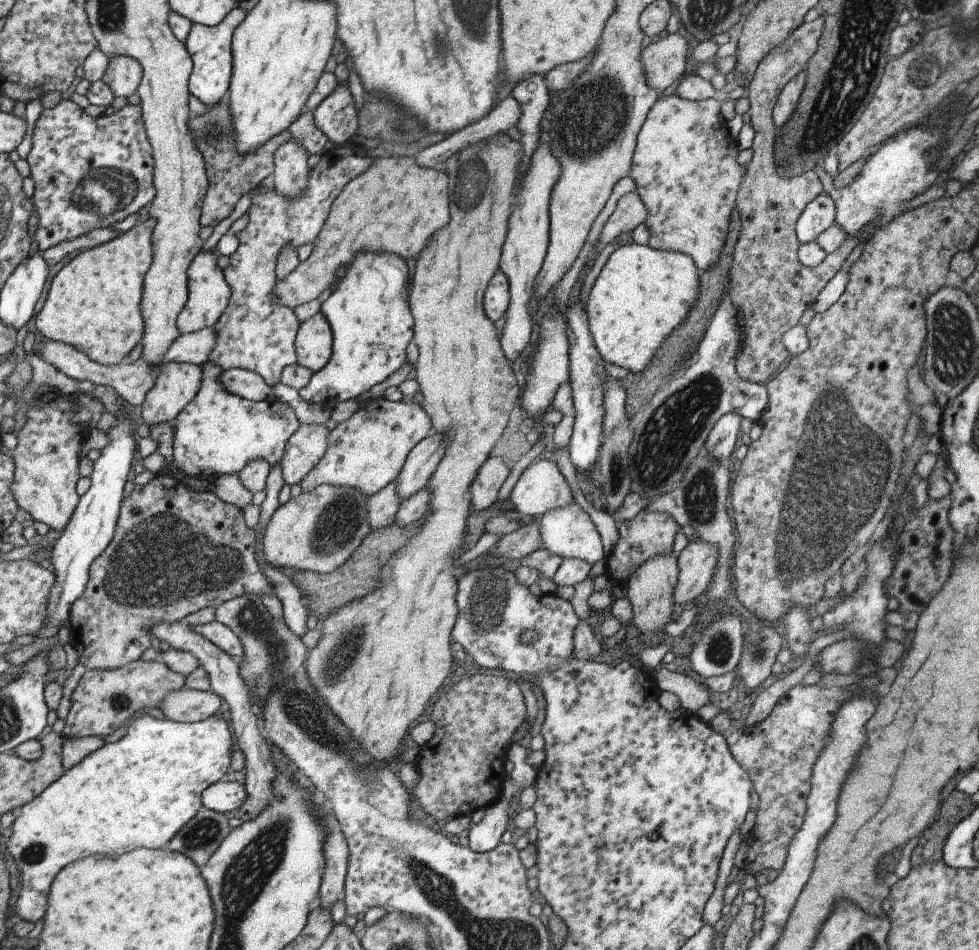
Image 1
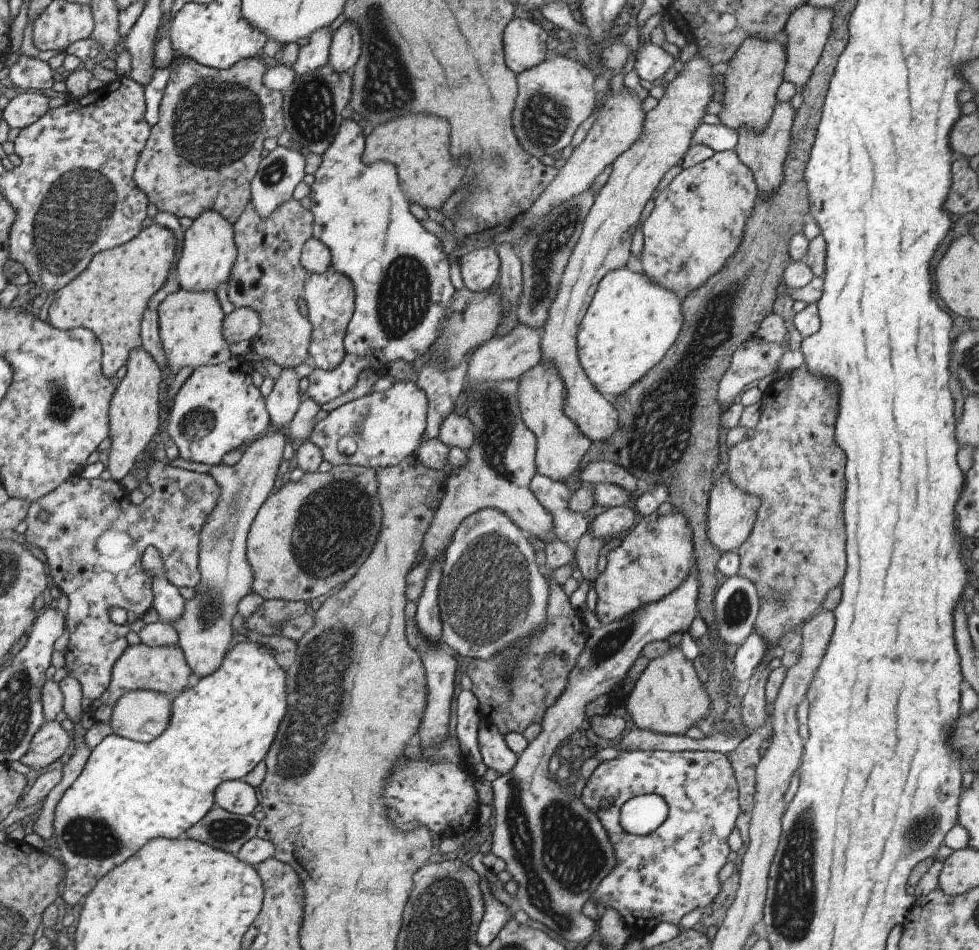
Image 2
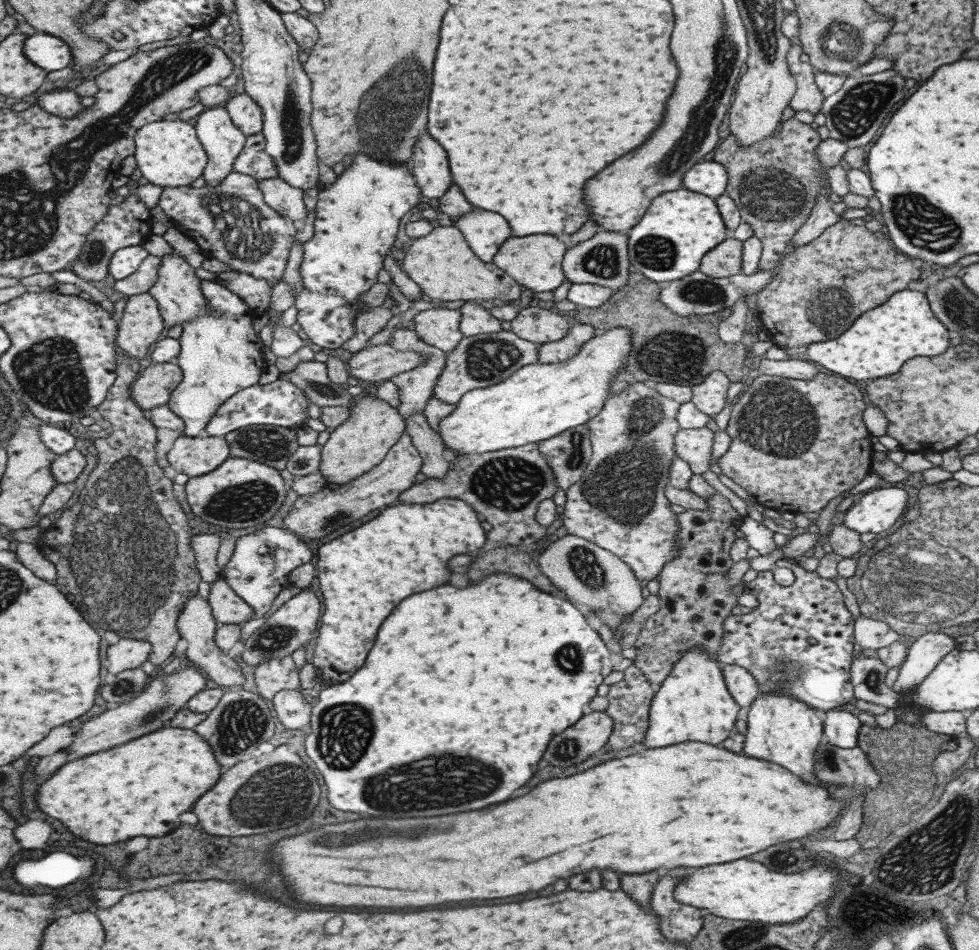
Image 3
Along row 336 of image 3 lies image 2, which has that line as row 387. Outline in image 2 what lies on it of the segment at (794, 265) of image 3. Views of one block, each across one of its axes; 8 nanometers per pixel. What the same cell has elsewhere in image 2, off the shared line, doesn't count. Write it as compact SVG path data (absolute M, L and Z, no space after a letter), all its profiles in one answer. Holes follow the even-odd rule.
M802 365L774 380L761 398L765 406L754 428L754 436L738 442L730 449L728 467L725 469L728 478L740 490L760 498L752 532L748 540L737 550L740 558L737 574L742 578L748 578L756 586L760 604L753 632L764 638L768 646L764 660L758 664L760 672L752 674L748 682L748 692L742 702L743 726L750 733L758 730L768 717L765 688L772 672L768 665L774 659L774 649L778 647L780 638L784 638L784 634L788 634L790 630L801 628L816 615L827 593L842 584L847 568L845 520L842 510L847 488L844 478L846 456L844 450L836 444L834 435L834 424L840 406L840 384L832 378L812 374Z

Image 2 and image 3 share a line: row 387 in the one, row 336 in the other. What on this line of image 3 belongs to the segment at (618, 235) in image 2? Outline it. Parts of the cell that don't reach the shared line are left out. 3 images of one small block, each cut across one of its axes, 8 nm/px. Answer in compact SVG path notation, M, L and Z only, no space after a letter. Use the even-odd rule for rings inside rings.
M573 322L566 336L560 341L539 346L539 362L542 364L557 363L576 356L581 347L588 343L596 332L596 328L592 325Z

